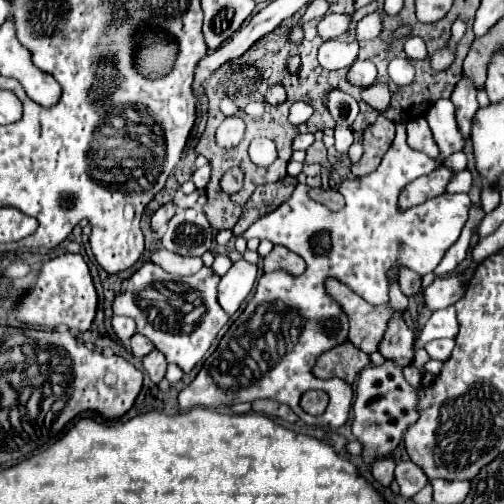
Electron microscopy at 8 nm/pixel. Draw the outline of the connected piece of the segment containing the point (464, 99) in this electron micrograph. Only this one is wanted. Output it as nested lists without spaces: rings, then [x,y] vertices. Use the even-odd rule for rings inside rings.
[[[465,73],[455,85],[455,89],[451,93],[451,101],[455,105],[457,123],[459,123],[463,137],[469,137],[471,121],[475,117],[475,111],[479,109],[479,103],[477,103],[477,89],[473,87],[473,81]]]

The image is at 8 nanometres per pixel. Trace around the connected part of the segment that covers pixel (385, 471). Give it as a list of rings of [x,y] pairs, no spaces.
[[[379,459],[375,465],[373,465],[373,479],[377,483],[381,483],[383,487],[389,487],[391,481],[393,481],[393,469],[395,469],[395,461],[393,459]]]

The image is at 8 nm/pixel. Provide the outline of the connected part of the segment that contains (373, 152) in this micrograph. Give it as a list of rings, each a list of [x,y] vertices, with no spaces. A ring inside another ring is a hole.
[[[379,115],[377,121],[363,133],[363,147],[365,153],[361,159],[371,159],[371,167],[367,169],[377,169],[381,157],[389,149],[391,141],[395,137],[395,123],[389,121],[387,117]]]

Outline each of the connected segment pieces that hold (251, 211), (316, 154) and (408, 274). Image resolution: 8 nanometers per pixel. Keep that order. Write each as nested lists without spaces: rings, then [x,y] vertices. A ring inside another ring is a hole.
[[[285,177],[285,179],[277,181],[277,183],[259,185],[255,189],[255,193],[251,195],[251,199],[245,203],[241,217],[239,217],[237,225],[233,227],[233,233],[241,235],[259,217],[263,217],[269,211],[273,211],[275,207],[279,207],[285,199],[289,199],[289,195],[295,191],[295,187],[297,187],[295,177]]]
[[[315,141],[307,149],[307,163],[323,163],[323,159],[325,159],[325,145],[323,141]]]
[[[403,269],[399,275],[399,287],[407,297],[413,297],[421,289],[421,277],[411,269]]]

